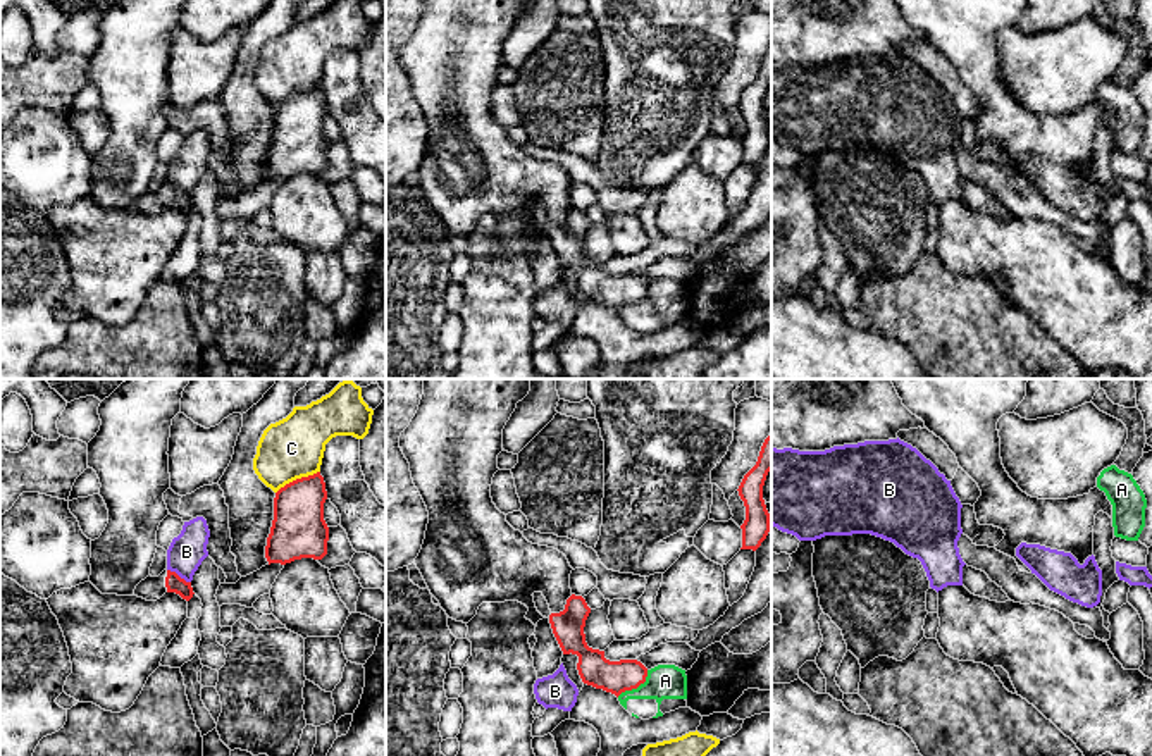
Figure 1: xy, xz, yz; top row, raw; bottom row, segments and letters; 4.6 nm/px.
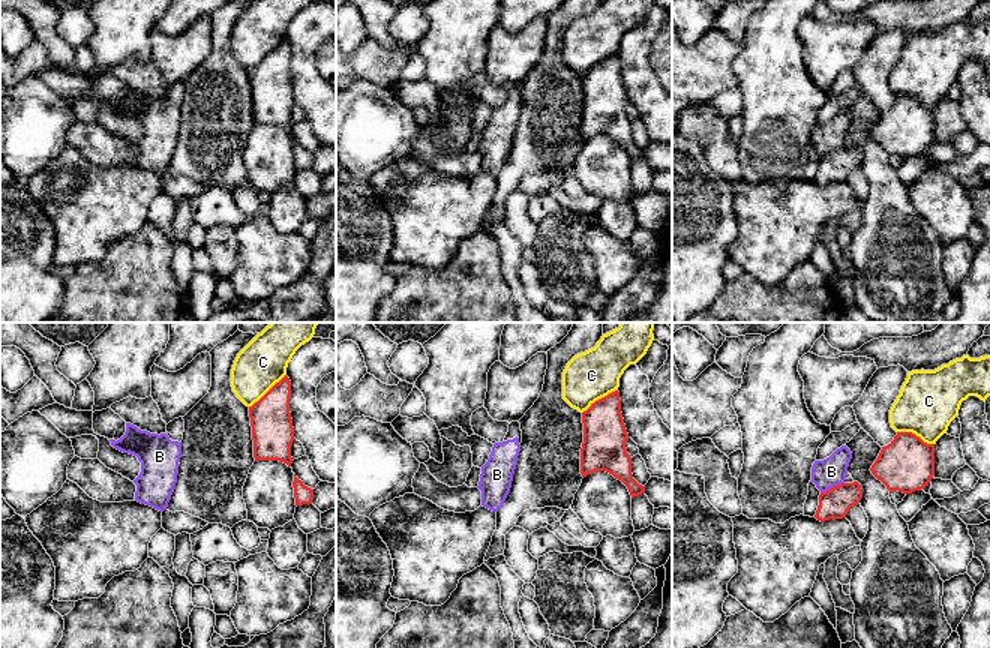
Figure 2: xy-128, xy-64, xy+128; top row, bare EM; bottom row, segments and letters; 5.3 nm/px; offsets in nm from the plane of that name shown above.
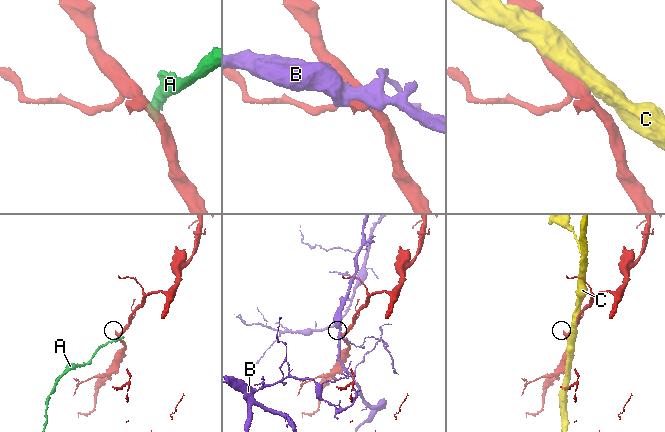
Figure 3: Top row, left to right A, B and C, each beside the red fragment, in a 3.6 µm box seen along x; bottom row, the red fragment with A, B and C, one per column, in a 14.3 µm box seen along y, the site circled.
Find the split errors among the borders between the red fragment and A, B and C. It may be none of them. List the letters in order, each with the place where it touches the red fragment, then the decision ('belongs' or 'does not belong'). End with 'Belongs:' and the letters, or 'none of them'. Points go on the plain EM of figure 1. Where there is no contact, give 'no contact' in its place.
A: meets red in xz at (636, 302); does not belong
B: meets red in xy at (178, 190); does not belong
C: meets red in xy at (297, 93); does not belong
Belongs: none of them

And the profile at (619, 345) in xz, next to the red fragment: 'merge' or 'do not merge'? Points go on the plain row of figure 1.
do not merge

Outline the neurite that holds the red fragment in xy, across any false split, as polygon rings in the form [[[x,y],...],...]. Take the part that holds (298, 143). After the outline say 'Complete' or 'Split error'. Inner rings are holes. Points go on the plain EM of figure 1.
[[[320,86],[296,93],[276,107],[274,134],[265,160],[269,179],[286,179],[301,172],[322,174],[327,169],[325,114]]]. Complete

